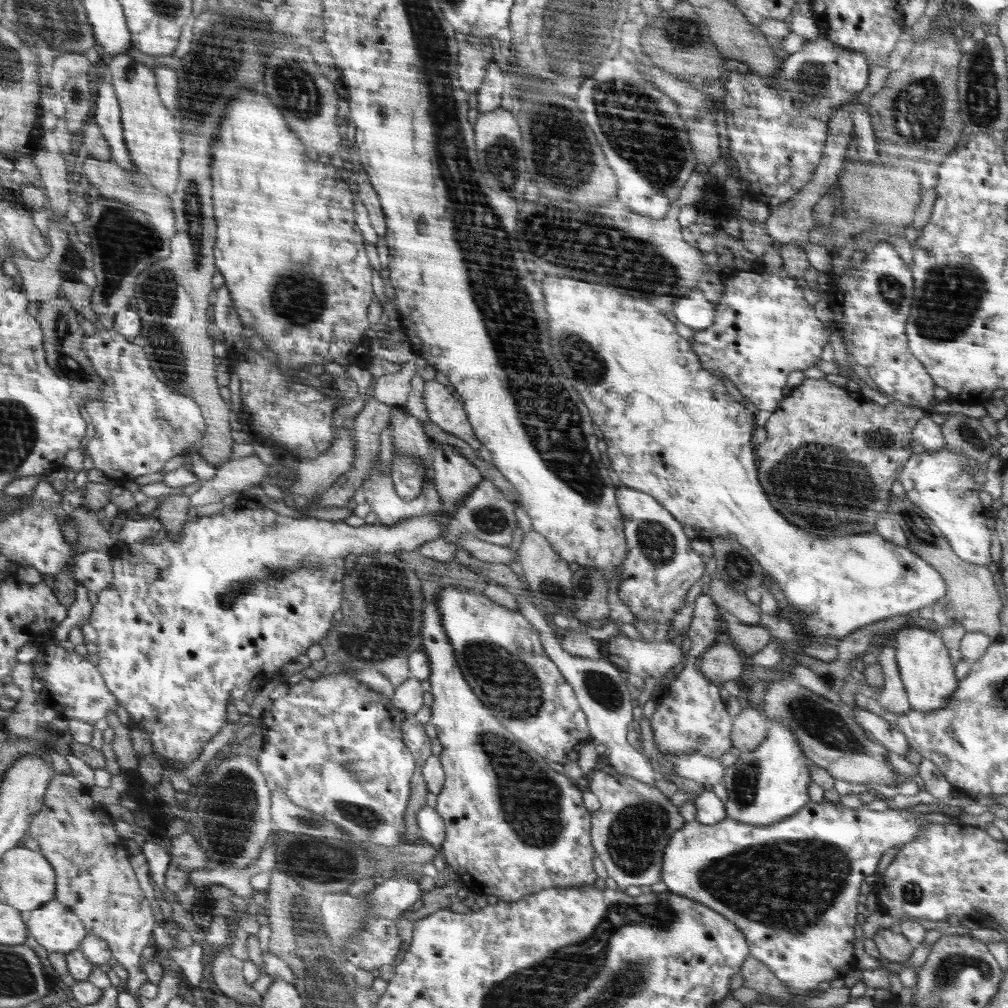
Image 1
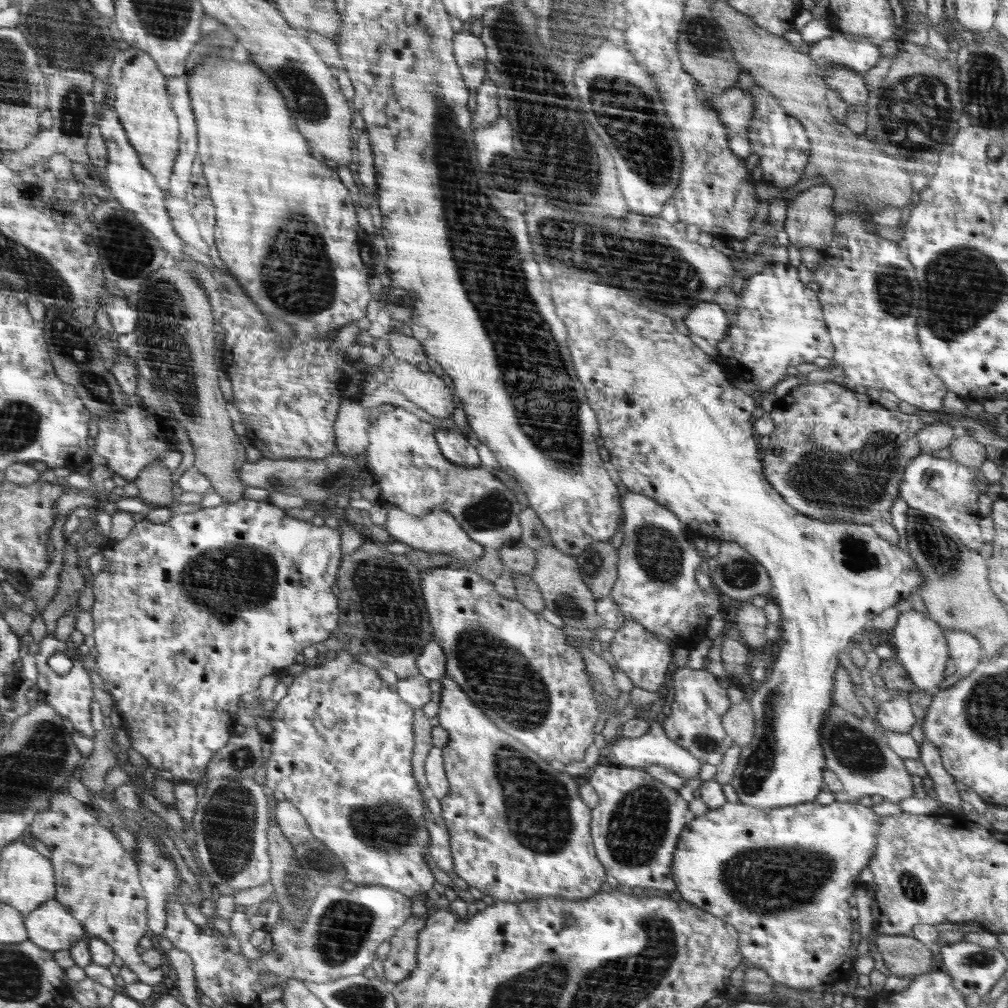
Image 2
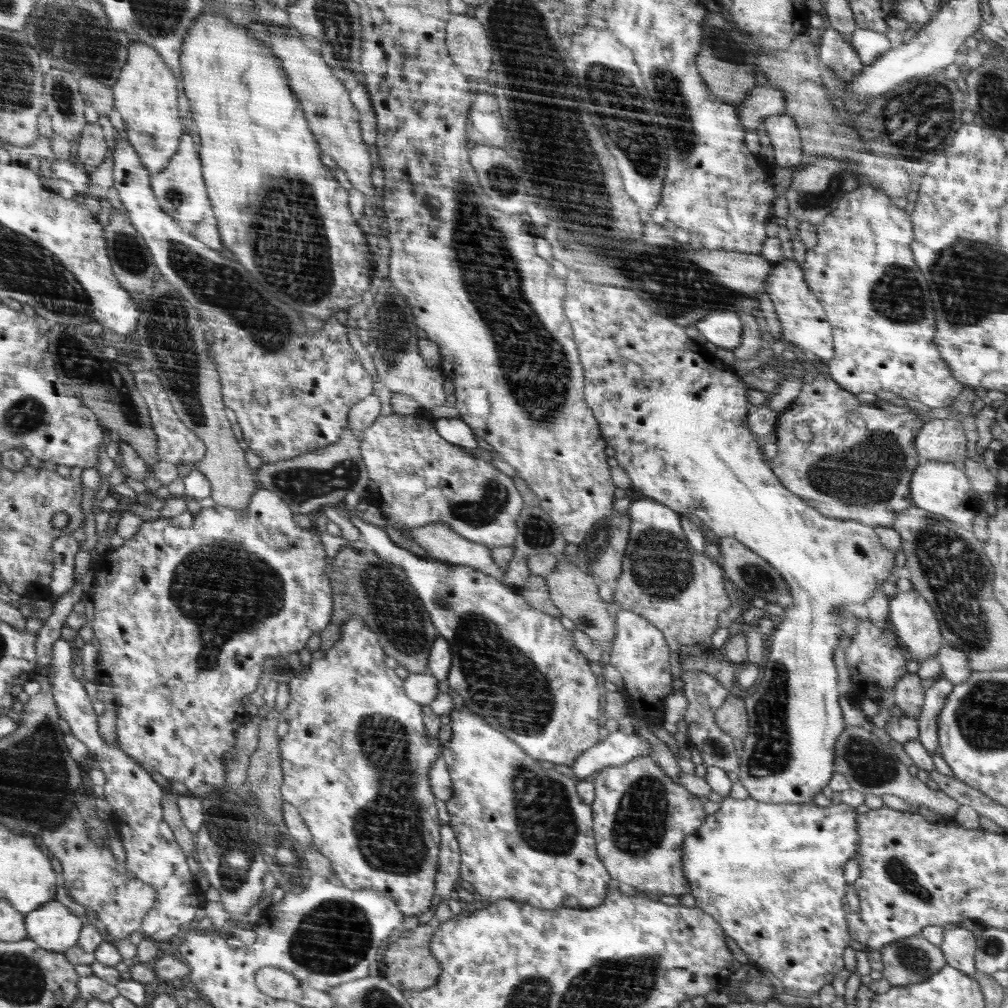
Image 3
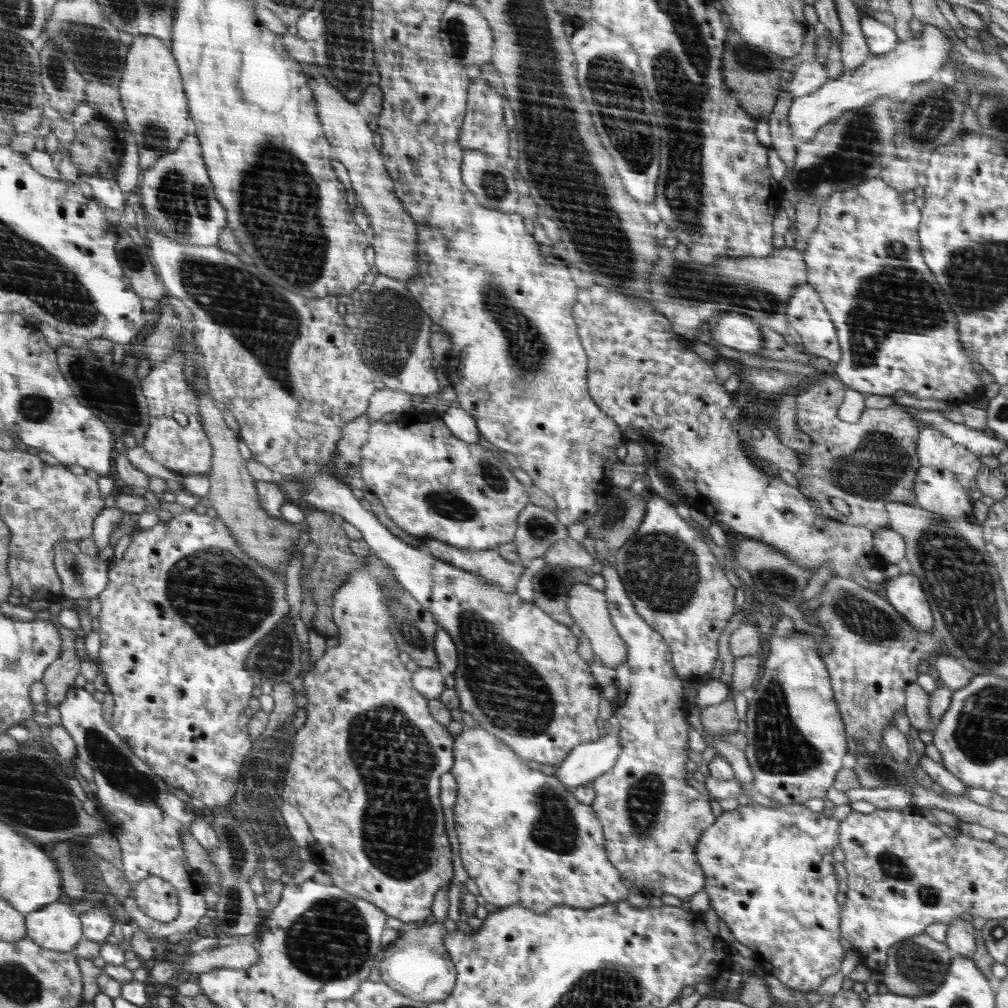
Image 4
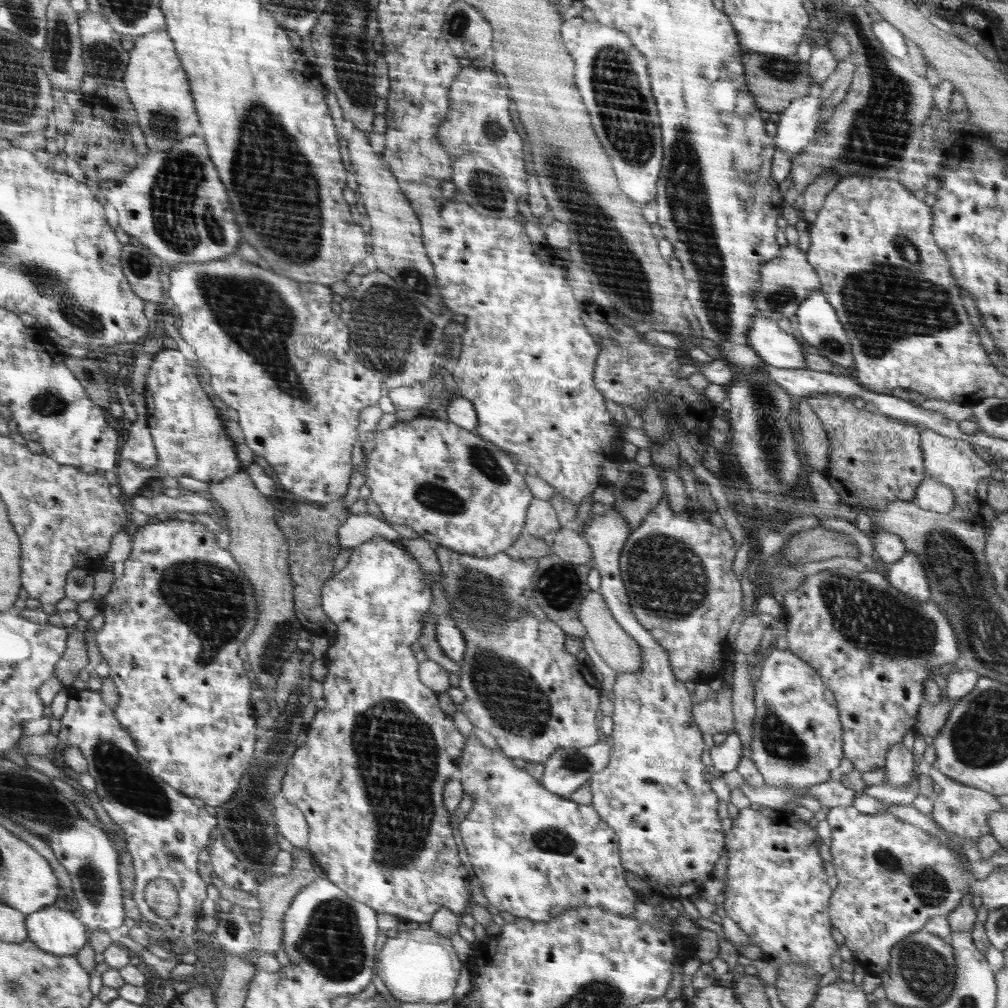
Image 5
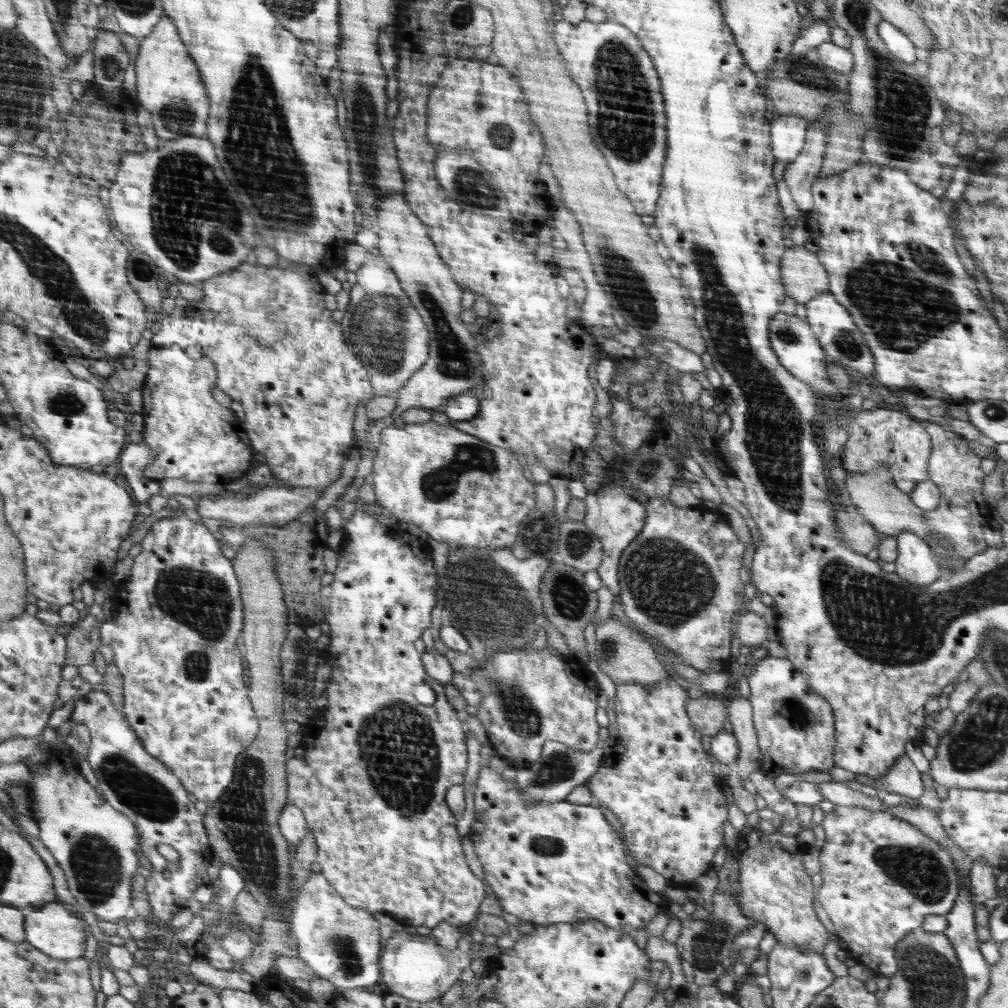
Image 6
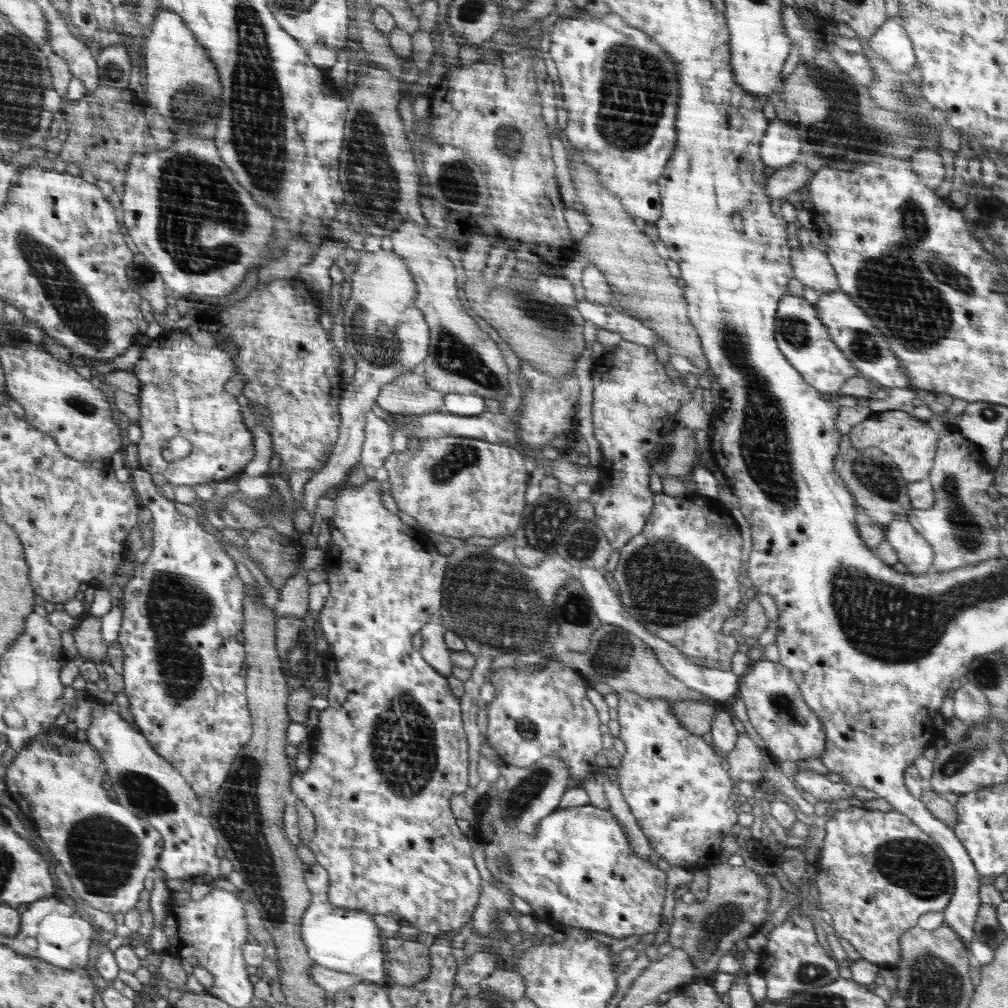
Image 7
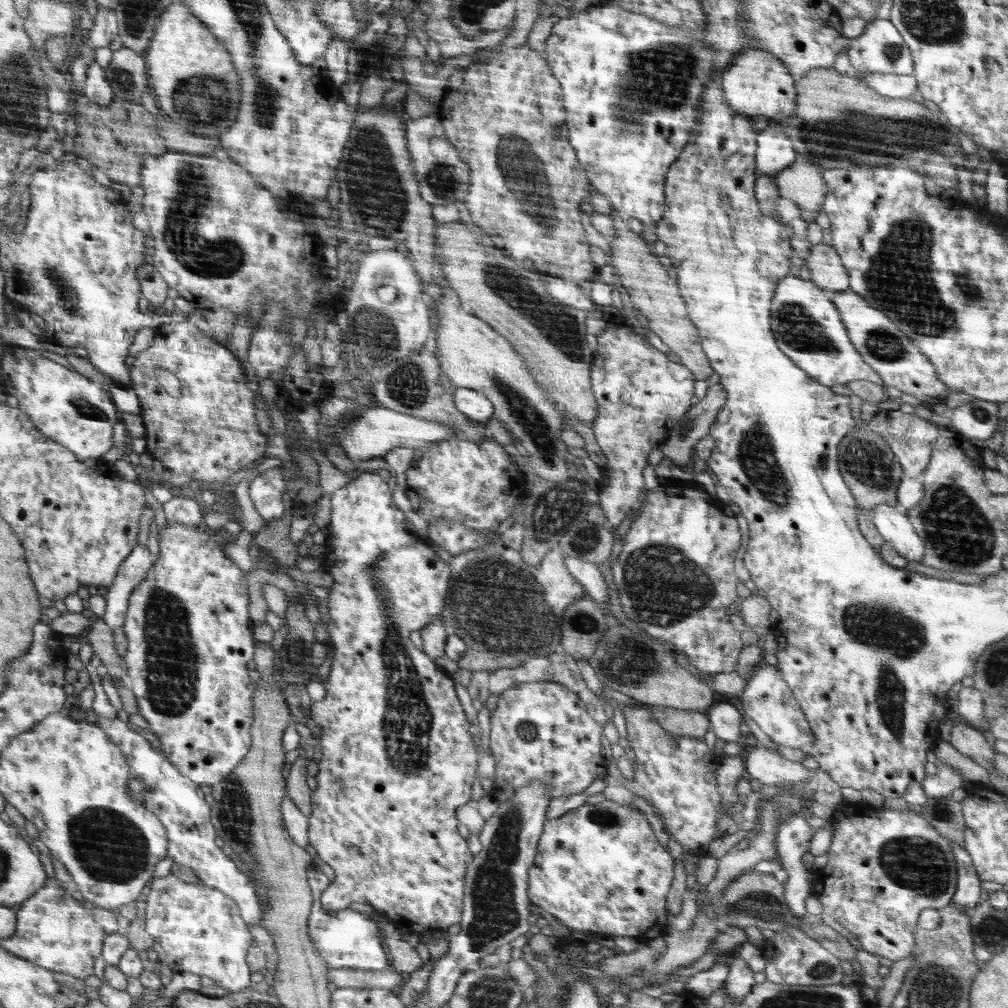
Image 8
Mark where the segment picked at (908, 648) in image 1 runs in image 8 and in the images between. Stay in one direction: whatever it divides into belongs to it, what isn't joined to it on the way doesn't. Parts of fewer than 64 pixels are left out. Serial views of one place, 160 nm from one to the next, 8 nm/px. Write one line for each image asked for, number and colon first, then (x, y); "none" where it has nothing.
2: (921, 648)
3: (915, 623)
4: (904, 593)
5: (906, 574)
6: (916, 563)
7: (913, 550)
8: (893, 524)

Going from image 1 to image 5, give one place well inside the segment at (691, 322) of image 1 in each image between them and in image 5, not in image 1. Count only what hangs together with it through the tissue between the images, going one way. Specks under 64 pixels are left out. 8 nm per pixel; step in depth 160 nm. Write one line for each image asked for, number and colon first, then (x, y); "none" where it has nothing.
2: (707, 320)
3: (722, 328)
4: (738, 331)
5: (777, 348)

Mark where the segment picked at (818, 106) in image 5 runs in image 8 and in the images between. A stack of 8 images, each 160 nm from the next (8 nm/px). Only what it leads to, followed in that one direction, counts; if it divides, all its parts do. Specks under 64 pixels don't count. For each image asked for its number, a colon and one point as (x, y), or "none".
6: (788, 137)
7: (780, 147)
8: (776, 151)

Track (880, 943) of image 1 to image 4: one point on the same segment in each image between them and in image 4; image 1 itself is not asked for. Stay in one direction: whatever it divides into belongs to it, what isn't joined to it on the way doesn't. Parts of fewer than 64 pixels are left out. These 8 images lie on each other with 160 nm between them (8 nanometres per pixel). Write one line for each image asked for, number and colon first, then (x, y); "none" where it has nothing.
2: (903, 955)
3: (907, 961)
4: (918, 965)

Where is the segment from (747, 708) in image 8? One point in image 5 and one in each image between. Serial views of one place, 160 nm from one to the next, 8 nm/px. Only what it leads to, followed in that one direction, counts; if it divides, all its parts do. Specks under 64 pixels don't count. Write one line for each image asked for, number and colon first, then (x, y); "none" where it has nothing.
5: (797, 738)
6: (795, 728)
7: (790, 730)

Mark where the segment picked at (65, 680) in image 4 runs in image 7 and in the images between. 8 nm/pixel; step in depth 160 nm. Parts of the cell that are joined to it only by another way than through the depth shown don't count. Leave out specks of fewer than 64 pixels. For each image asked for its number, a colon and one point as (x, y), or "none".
5: (75, 658)
6: (84, 640)
7: (88, 640)

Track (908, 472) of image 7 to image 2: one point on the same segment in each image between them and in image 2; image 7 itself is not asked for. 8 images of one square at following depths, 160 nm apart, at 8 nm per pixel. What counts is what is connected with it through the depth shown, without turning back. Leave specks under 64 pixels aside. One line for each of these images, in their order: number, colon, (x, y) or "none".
2: (844, 457)
3: (848, 472)
4: (870, 464)
5: (873, 460)
6: (877, 436)

